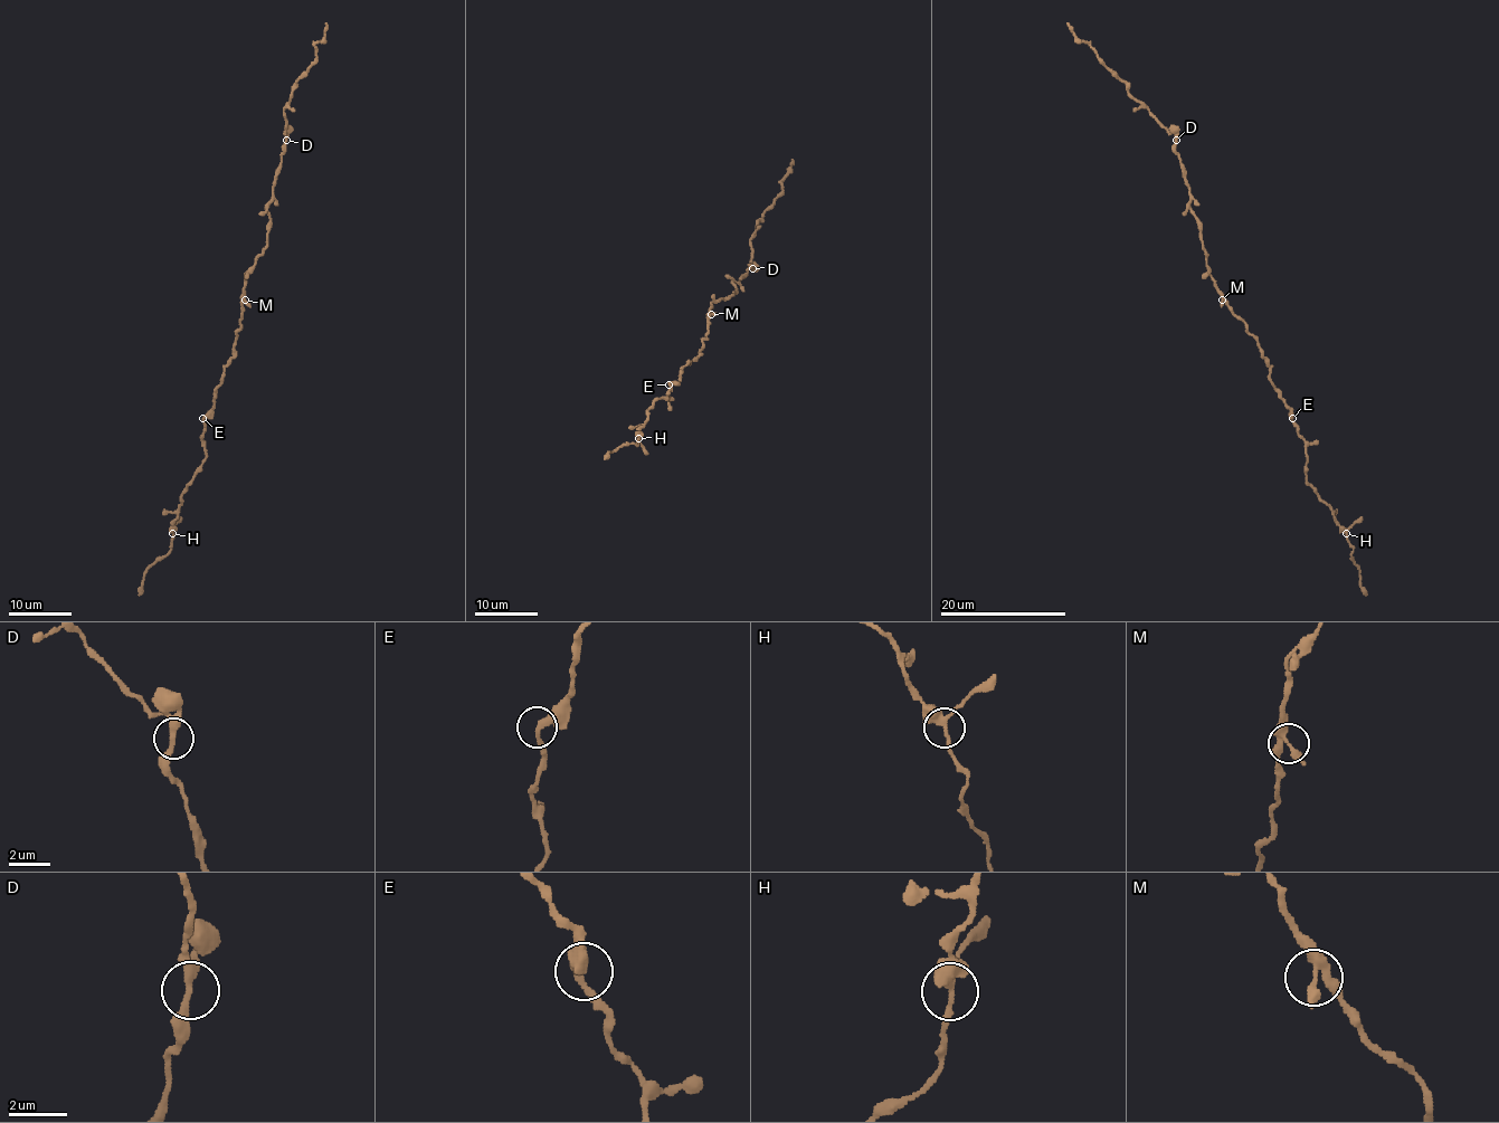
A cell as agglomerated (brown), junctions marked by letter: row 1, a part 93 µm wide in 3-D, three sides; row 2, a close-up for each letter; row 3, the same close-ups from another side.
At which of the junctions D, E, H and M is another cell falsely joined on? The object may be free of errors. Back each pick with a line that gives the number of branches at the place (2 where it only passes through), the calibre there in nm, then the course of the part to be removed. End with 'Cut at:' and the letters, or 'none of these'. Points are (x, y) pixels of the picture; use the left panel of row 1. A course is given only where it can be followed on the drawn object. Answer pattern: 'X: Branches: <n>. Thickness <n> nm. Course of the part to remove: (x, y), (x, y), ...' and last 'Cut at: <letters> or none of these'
Cut at: none of these

